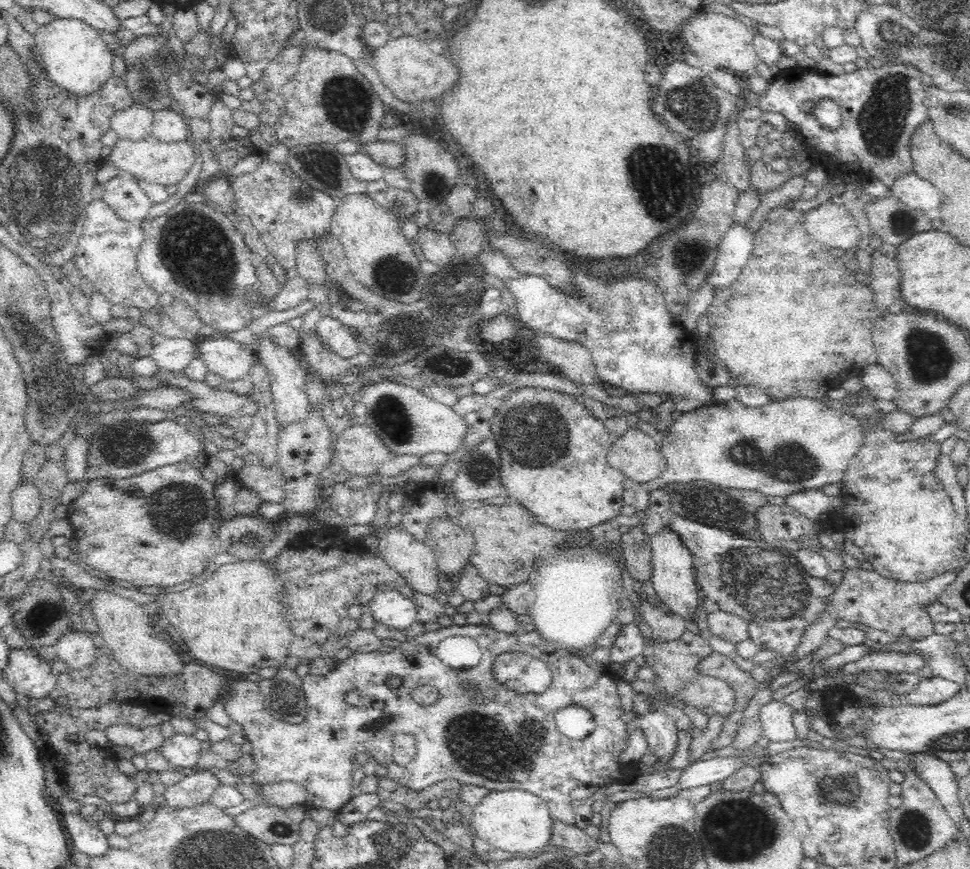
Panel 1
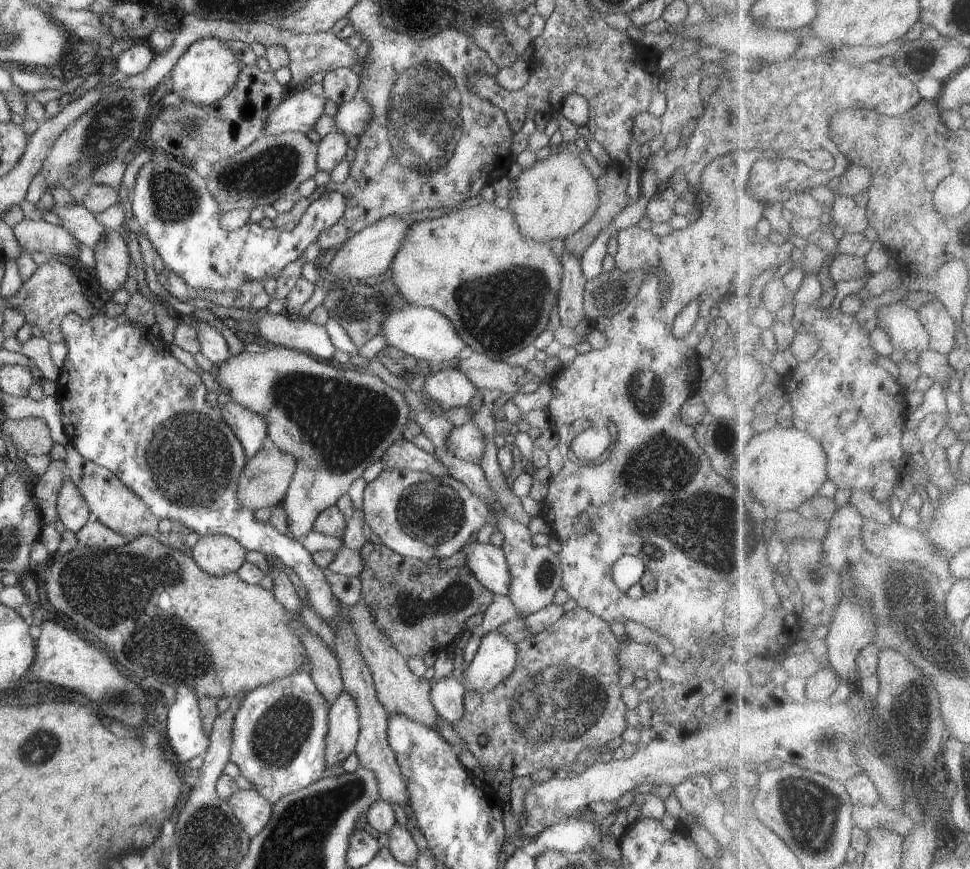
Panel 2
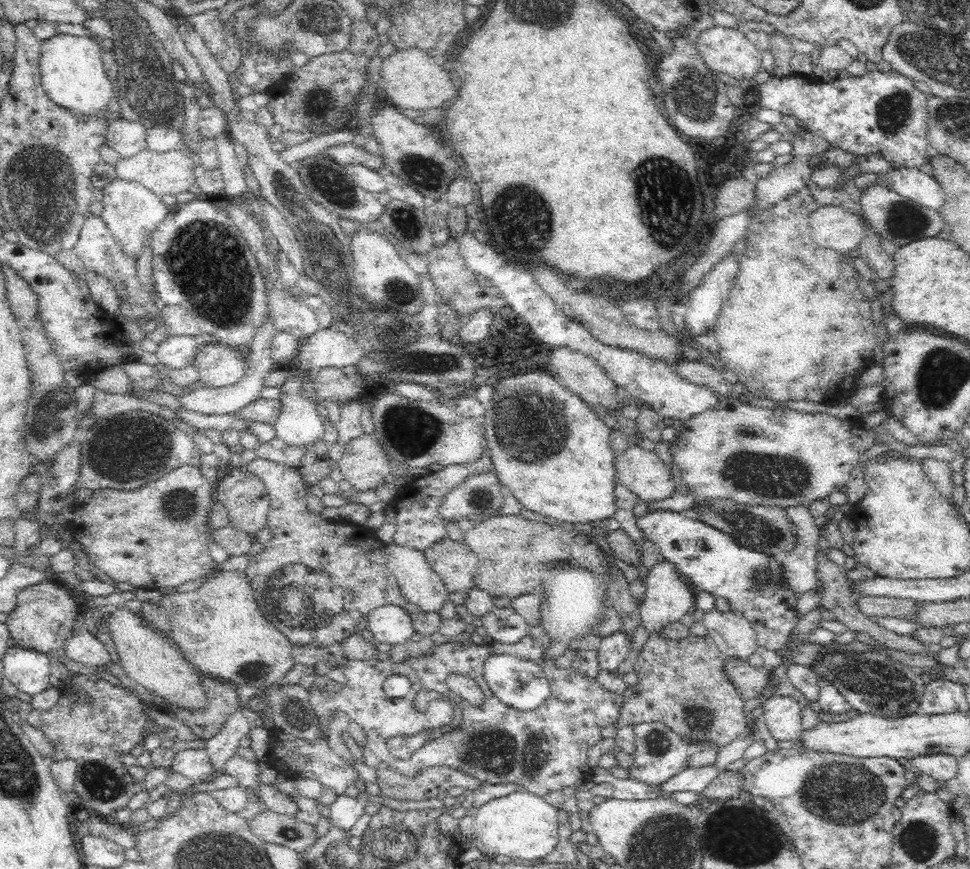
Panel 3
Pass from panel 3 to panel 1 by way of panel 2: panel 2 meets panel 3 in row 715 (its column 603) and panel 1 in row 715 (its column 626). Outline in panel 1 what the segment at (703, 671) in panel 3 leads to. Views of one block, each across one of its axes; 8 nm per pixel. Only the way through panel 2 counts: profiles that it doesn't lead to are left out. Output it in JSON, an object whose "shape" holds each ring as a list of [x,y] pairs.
{"shape":[[[686,631],[681,638],[672,641],[655,640],[652,646],[644,648],[642,655],[646,657],[646,665],[657,675],[656,687],[661,693],[658,699],[661,705],[669,705],[668,699],[677,698],[687,705],[692,705],[707,714],[722,715],[726,718],[733,711],[736,704],[735,691],[724,680],[712,676],[702,675],[698,671],[700,662],[706,660],[713,652],[713,644],[694,632]]]}

